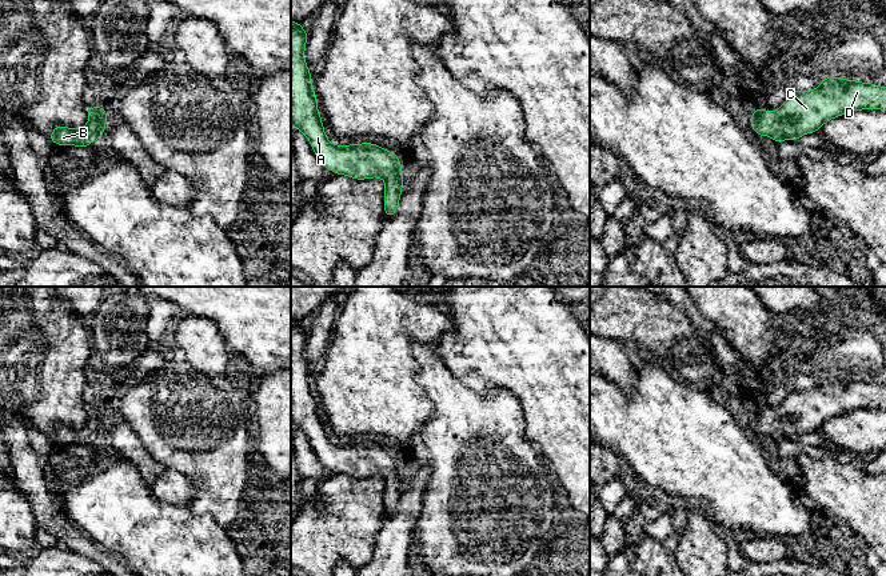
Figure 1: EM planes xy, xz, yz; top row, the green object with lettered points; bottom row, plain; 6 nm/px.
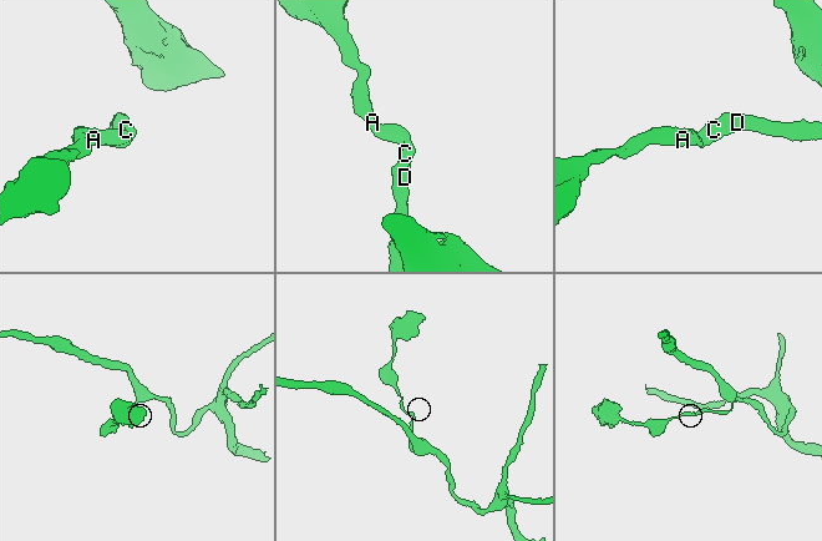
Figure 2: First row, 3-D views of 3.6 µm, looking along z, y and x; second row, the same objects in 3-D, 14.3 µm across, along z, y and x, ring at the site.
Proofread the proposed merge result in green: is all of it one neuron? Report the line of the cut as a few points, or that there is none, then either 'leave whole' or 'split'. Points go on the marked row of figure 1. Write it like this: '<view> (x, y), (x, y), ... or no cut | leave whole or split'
no cut | leave whole

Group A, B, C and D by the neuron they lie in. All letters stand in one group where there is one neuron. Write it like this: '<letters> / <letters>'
A B C D

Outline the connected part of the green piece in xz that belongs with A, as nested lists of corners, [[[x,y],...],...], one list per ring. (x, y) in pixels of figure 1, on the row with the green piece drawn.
[[[291,21],[291,124],[306,135],[323,168],[355,180],[383,179],[383,205],[386,219],[390,219],[396,213],[403,189],[404,173],[399,155],[379,144],[335,145],[327,139],[311,72],[304,60],[307,39],[308,32],[300,21]]]

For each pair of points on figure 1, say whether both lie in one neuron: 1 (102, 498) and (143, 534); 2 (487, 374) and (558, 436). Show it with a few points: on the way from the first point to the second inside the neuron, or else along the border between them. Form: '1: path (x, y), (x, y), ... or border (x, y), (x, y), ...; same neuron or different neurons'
1: path (112, 508), (132, 528); same neuron
2: path (507, 374), (550, 416); same neuron

